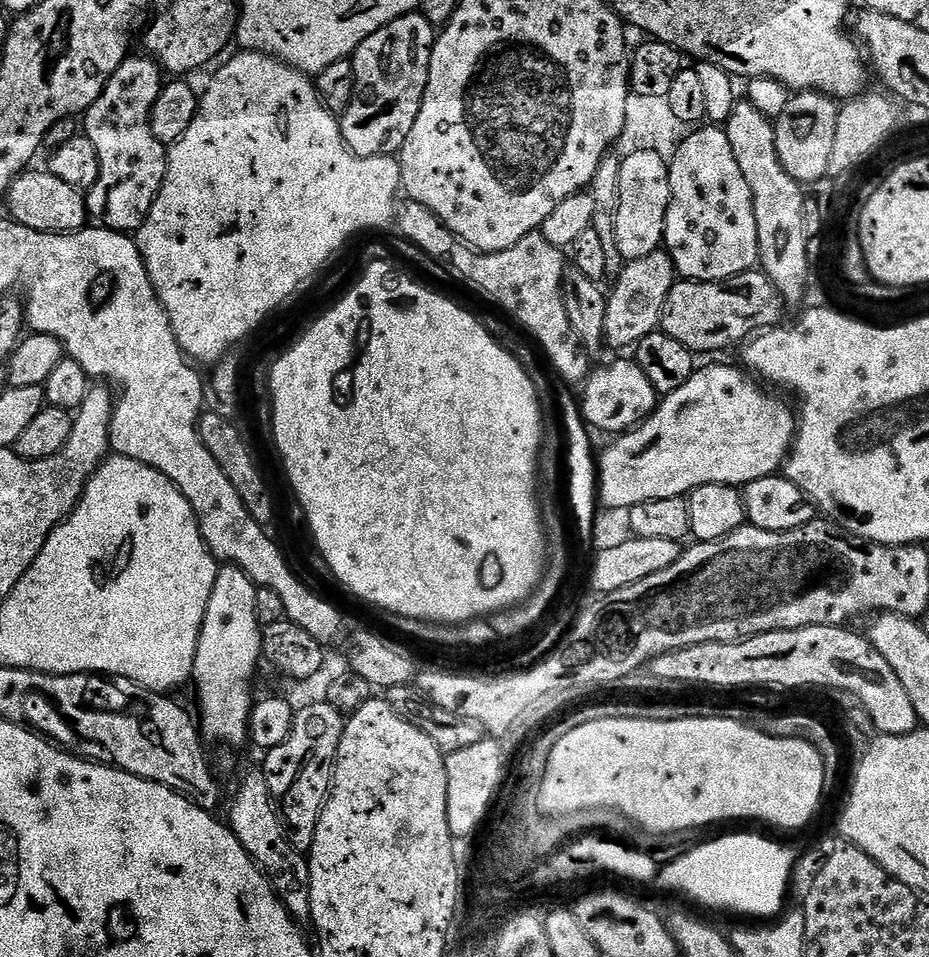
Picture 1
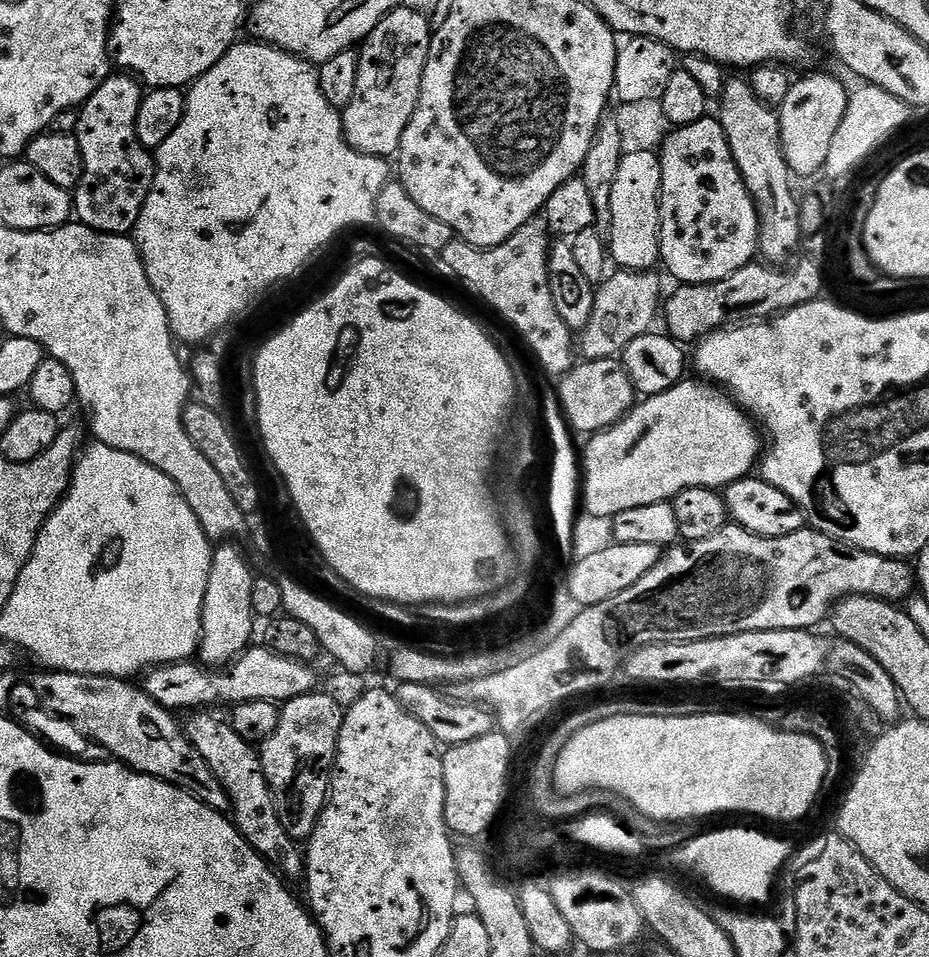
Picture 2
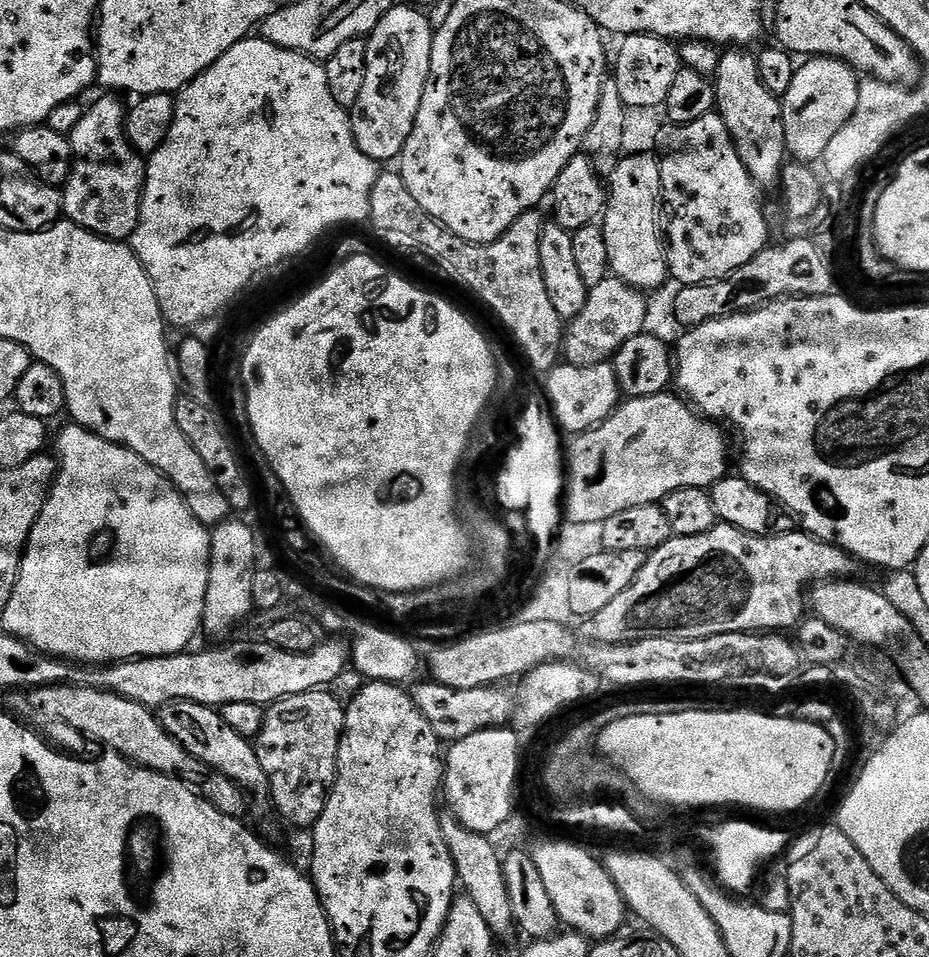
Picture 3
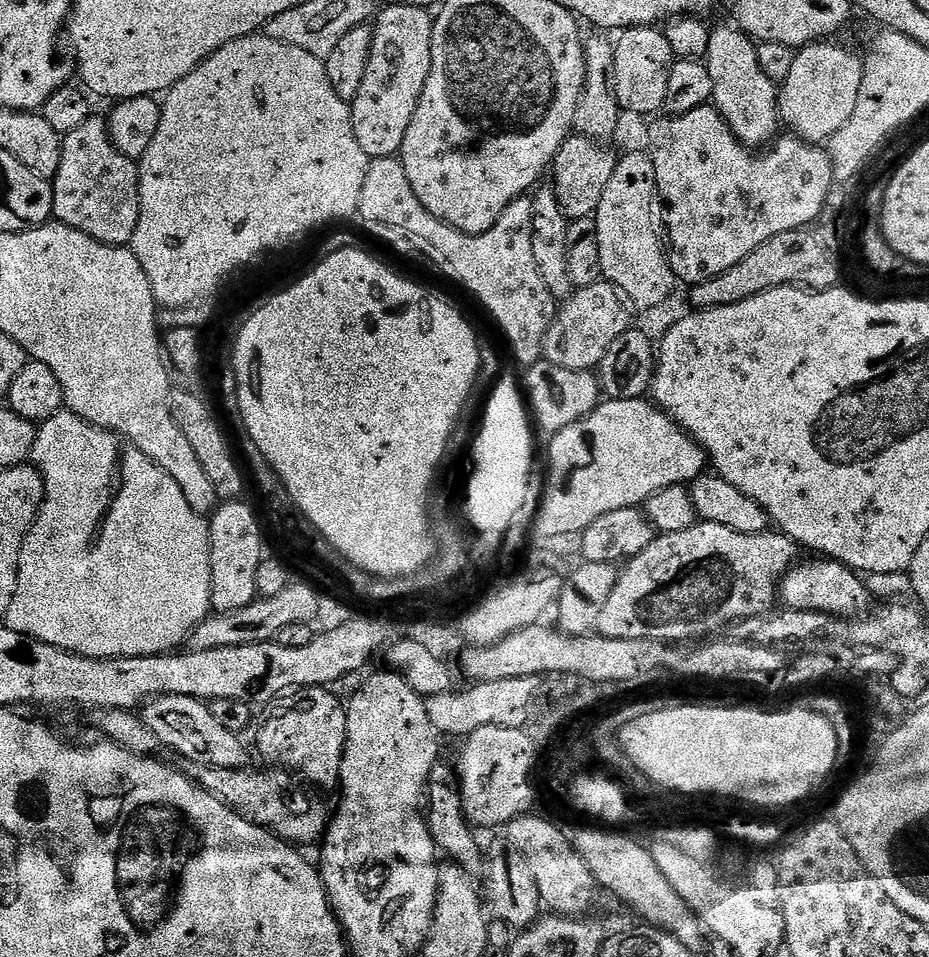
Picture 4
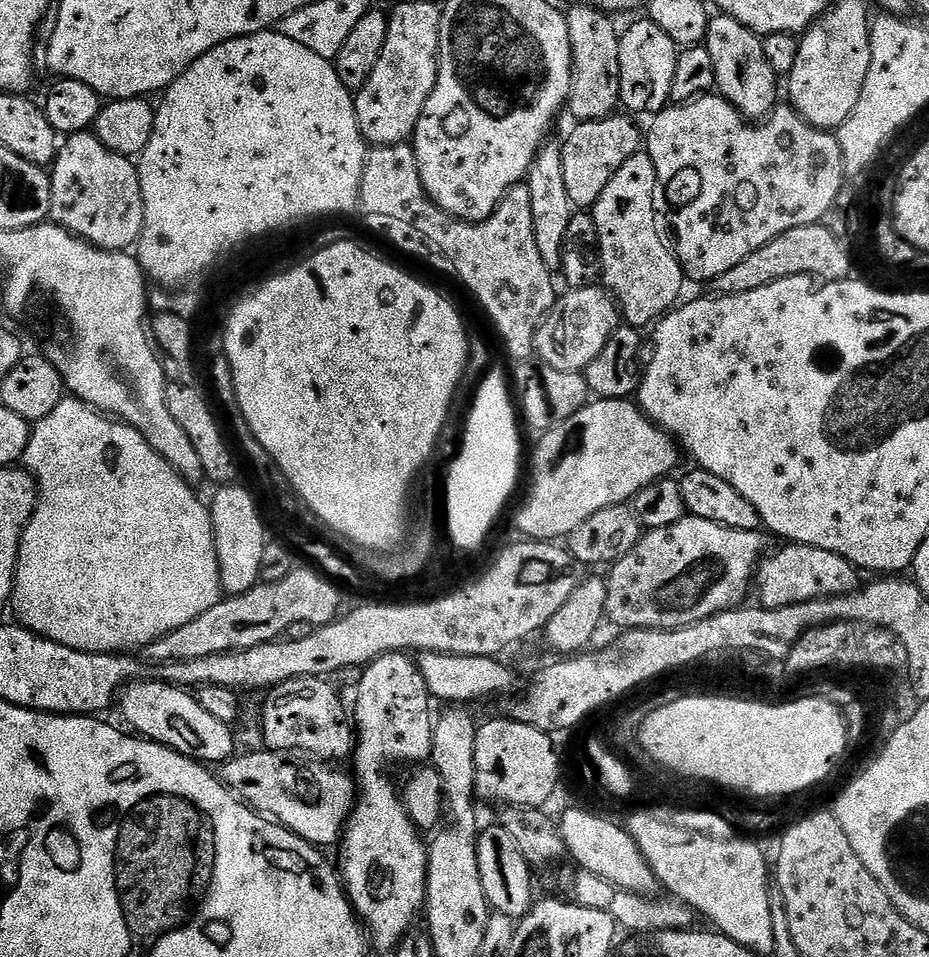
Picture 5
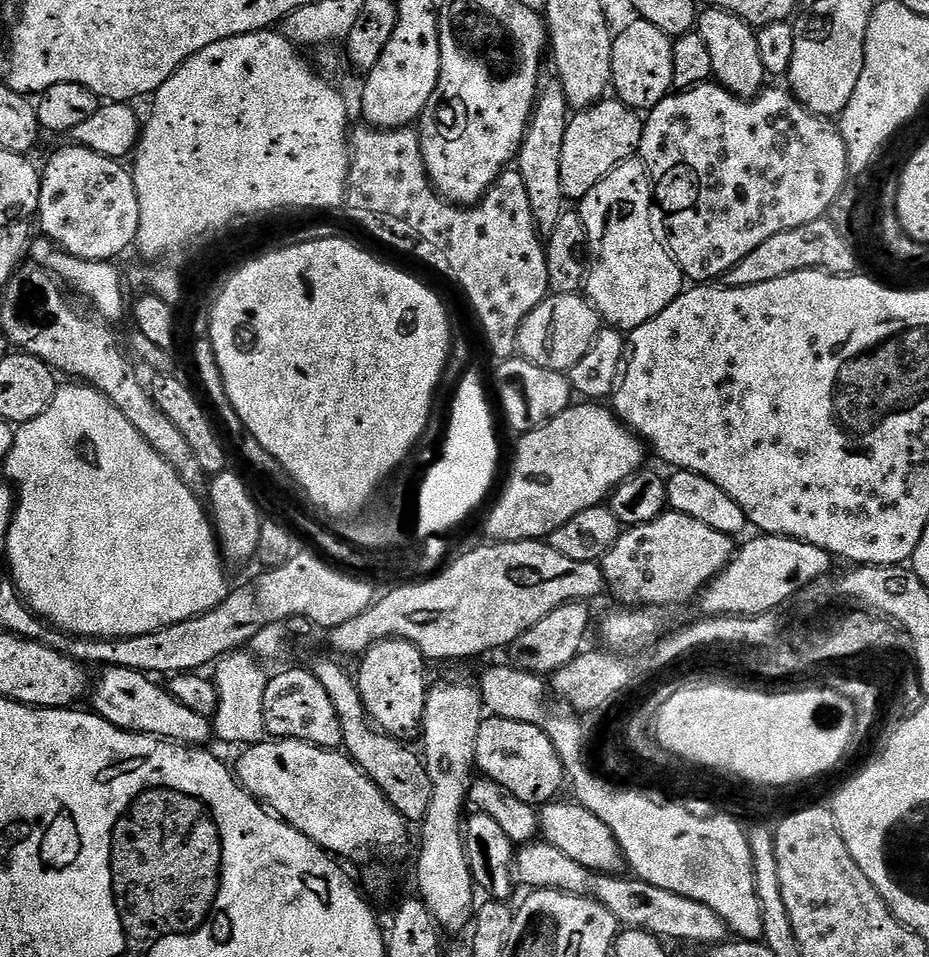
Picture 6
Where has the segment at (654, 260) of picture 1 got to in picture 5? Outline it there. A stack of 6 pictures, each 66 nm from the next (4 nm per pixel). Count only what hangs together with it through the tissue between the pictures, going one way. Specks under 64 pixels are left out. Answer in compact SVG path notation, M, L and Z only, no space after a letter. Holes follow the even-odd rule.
M603 287L574 288L565 293L565 296L563 293L553 304L552 309L544 315L544 320L536 330L534 356L539 363L553 367L554 370L583 373L584 369L590 366L590 362L594 362L594 358L598 358L598 354L606 346L606 342L612 337L614 330L621 327L622 317L613 297Z

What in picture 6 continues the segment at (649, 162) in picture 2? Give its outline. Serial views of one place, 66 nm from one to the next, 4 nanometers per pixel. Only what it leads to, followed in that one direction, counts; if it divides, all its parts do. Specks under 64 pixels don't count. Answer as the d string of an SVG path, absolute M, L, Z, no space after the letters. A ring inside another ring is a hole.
M633 158L622 162L584 200L579 201L578 211L586 226L591 264L586 281L586 299L596 307L601 321L605 325L631 332L642 326L662 312L677 299L686 288L686 277L676 265L676 259L668 251L665 241L656 237L652 229L652 212L654 213L654 189L652 178L644 161Z

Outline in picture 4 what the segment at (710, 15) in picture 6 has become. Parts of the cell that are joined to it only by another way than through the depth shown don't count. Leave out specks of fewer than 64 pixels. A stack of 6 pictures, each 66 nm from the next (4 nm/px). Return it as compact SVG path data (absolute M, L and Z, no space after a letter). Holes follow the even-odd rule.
M731 27L711 29L706 63L714 82L712 104L736 135L736 141L749 150L760 150L777 139L776 127L782 124L778 85L762 74L758 47L752 37L747 32L741 32L739 27Z

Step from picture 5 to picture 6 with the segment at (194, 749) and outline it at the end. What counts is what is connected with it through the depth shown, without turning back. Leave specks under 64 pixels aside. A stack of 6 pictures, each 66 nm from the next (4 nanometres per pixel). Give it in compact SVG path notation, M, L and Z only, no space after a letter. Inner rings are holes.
M105 667L100 677L95 677L90 692L91 707L97 716L106 722L118 726L127 732L141 732L147 736L158 736L170 740L173 744L204 746L214 736L214 728L209 717L194 714L182 702L172 697L163 683L157 682L151 675L126 670L125 668Z

